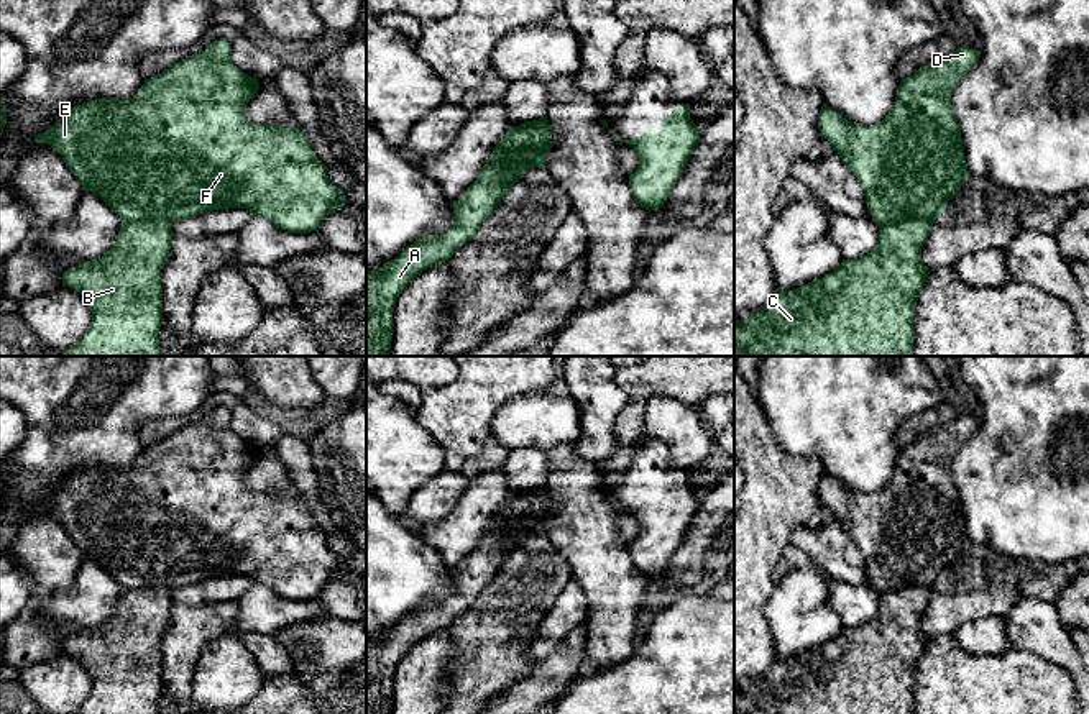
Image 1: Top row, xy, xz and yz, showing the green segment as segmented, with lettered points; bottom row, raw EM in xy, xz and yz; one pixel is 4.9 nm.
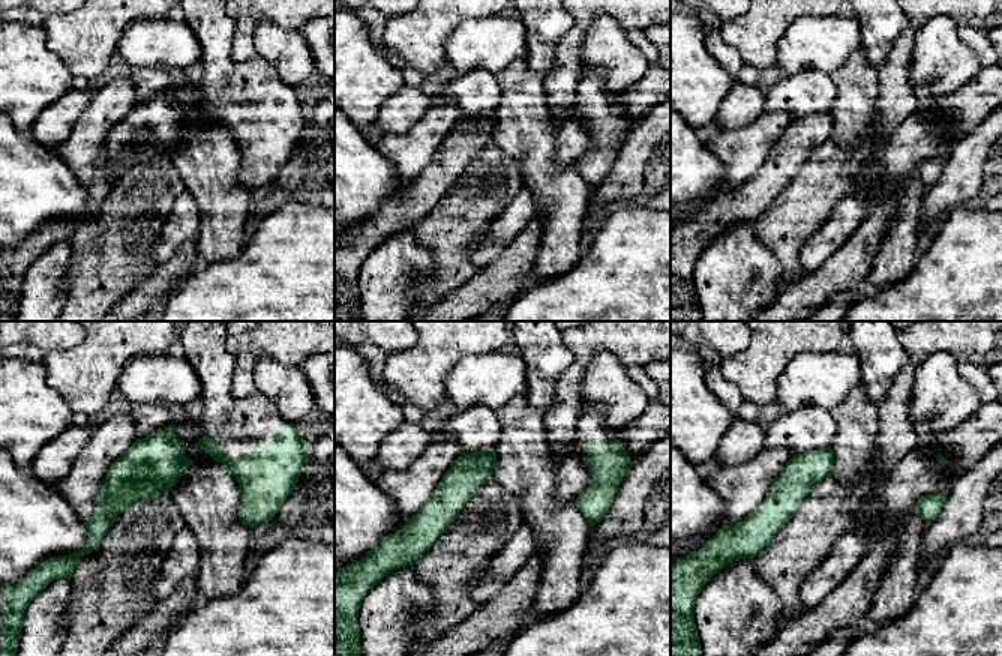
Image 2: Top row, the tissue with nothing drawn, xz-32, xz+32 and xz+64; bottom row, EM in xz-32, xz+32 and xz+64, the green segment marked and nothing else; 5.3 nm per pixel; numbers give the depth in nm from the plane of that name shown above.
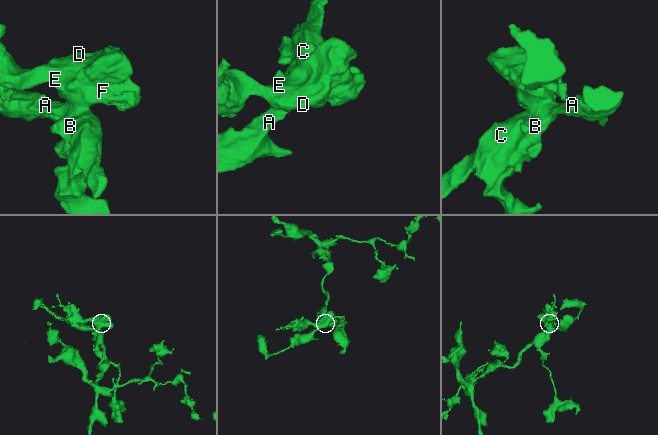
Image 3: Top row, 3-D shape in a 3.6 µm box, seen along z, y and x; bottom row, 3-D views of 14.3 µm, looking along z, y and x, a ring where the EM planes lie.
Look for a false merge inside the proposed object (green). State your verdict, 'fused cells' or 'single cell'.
fused cells

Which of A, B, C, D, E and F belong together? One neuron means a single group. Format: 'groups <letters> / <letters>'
groups A B C / D E F

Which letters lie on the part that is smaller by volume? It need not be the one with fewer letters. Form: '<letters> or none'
D, E, F

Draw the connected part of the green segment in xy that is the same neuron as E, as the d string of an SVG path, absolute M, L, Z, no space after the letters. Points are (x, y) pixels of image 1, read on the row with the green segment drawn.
M227 39L145 79L130 100L95 98L67 112L44 133L34 138L54 148L79 179L85 192L99 195L122 222L179 220L223 208L246 208L292 233L310 233L335 210L345 194L327 176L327 166L314 154L304 131L279 125L251 123L246 105L260 89L256 77L245 74L232 61Z

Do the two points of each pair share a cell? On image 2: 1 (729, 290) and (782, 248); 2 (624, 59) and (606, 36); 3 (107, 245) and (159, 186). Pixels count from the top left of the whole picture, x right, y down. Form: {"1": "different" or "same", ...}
{"1": "different", "2": "same", "3": "same"}

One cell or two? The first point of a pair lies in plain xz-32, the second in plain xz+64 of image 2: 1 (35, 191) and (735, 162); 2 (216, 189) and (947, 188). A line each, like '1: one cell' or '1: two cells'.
1: two cells
2: one cell

